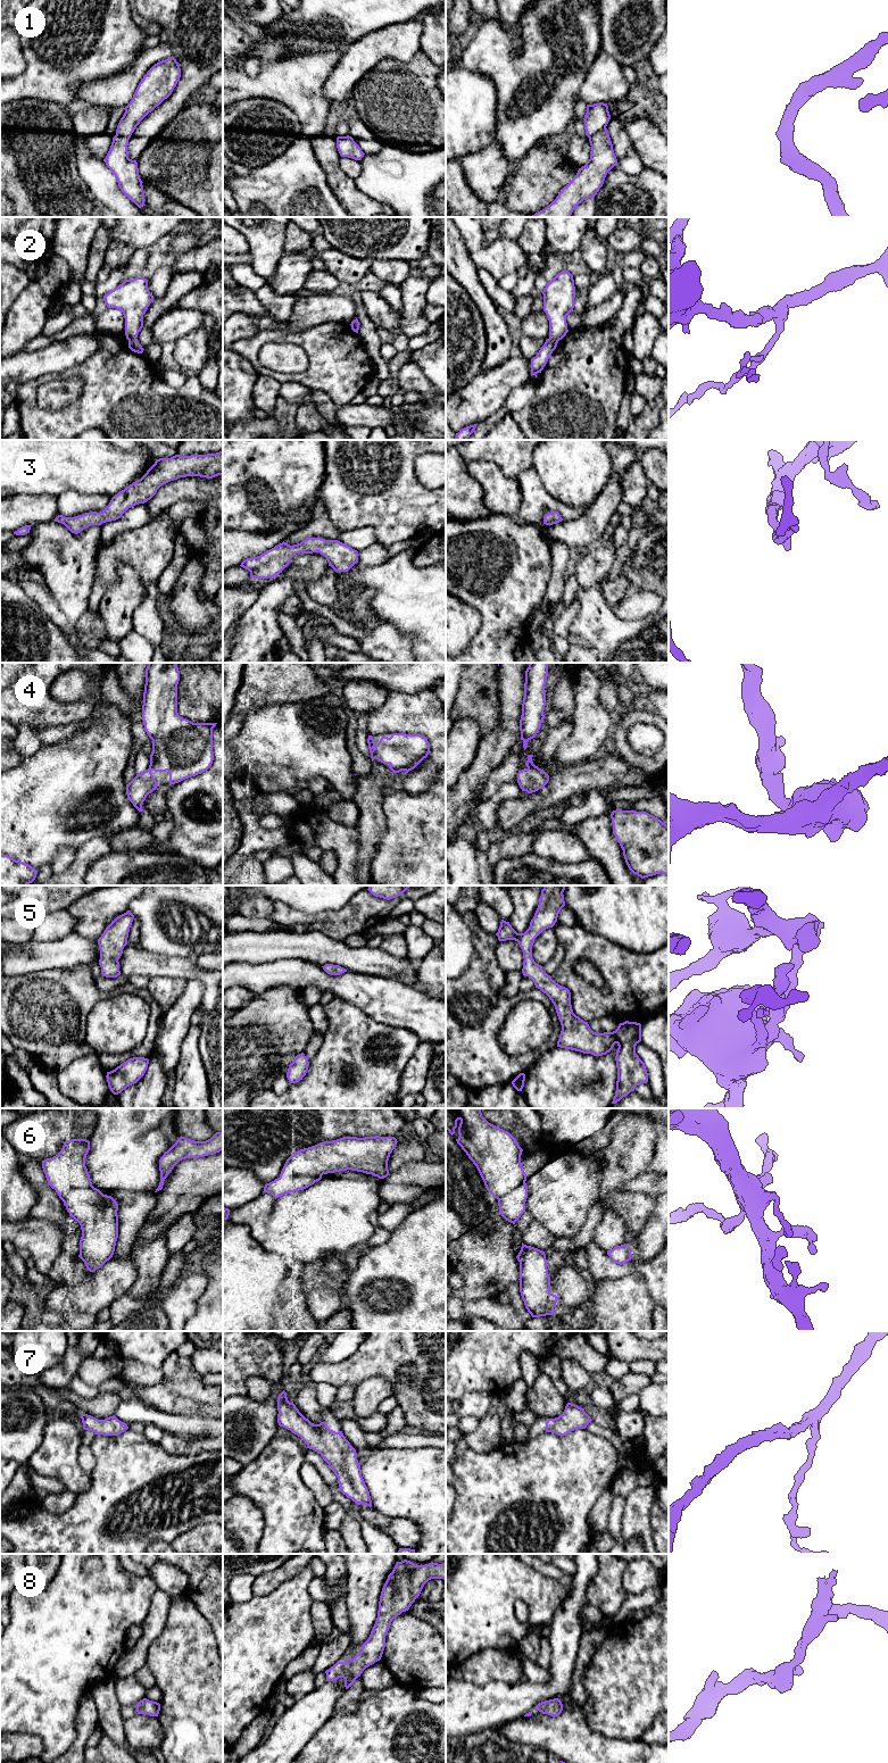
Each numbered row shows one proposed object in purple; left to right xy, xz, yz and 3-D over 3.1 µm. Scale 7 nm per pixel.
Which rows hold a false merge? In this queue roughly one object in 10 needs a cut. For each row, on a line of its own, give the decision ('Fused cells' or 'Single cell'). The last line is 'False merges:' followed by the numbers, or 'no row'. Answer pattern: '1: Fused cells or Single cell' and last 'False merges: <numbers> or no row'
1: Single cell
2: Single cell
3: Single cell
4: Single cell
5: Single cell
6: Single cell
7: Single cell
8: Single cell
False merges: no row

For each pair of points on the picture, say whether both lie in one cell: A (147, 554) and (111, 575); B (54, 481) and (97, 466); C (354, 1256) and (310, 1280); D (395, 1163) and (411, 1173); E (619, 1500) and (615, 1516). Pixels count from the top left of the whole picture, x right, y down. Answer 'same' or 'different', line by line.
A: same
B: same
C: same
D: different
E: same

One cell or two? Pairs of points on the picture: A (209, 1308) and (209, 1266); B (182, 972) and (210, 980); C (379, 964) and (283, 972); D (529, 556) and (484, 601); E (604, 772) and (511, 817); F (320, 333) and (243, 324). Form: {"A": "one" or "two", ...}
{"A": "one", "B": "one", "C": "two", "D": "one", "E": "one", "F": "two"}

